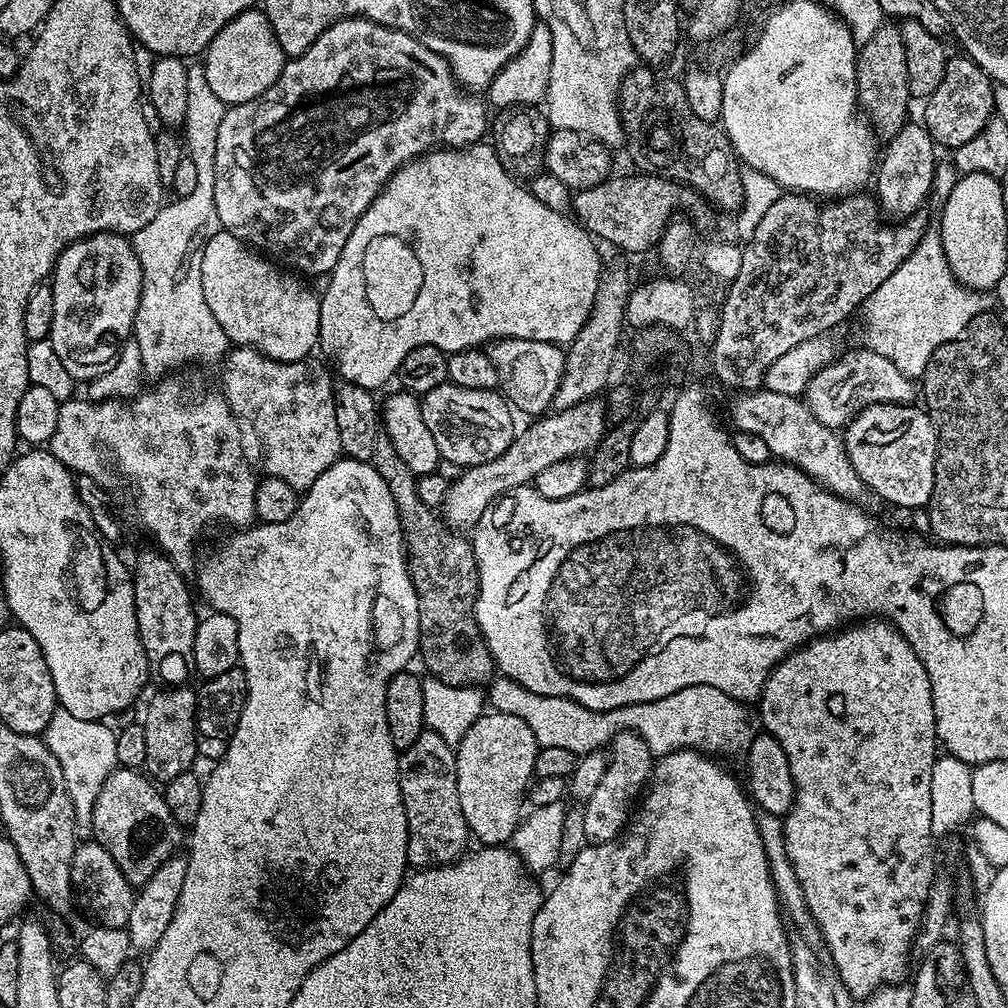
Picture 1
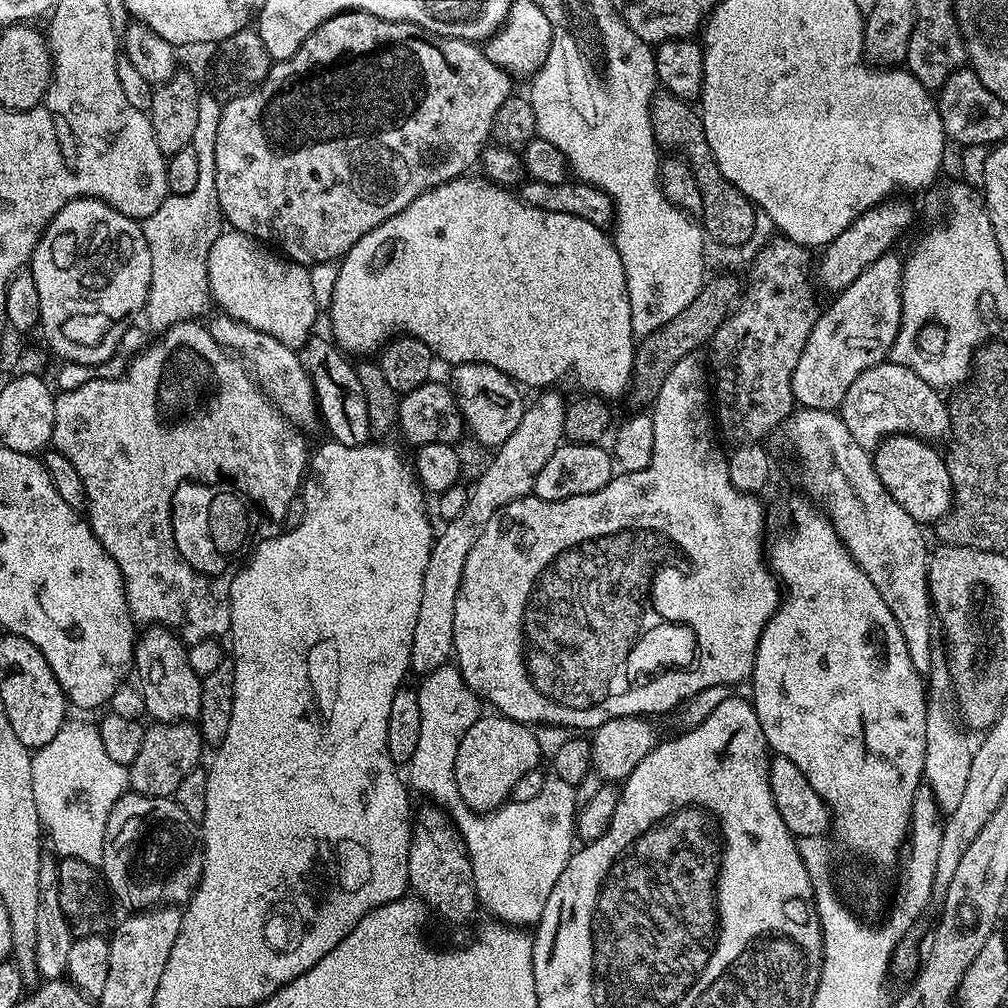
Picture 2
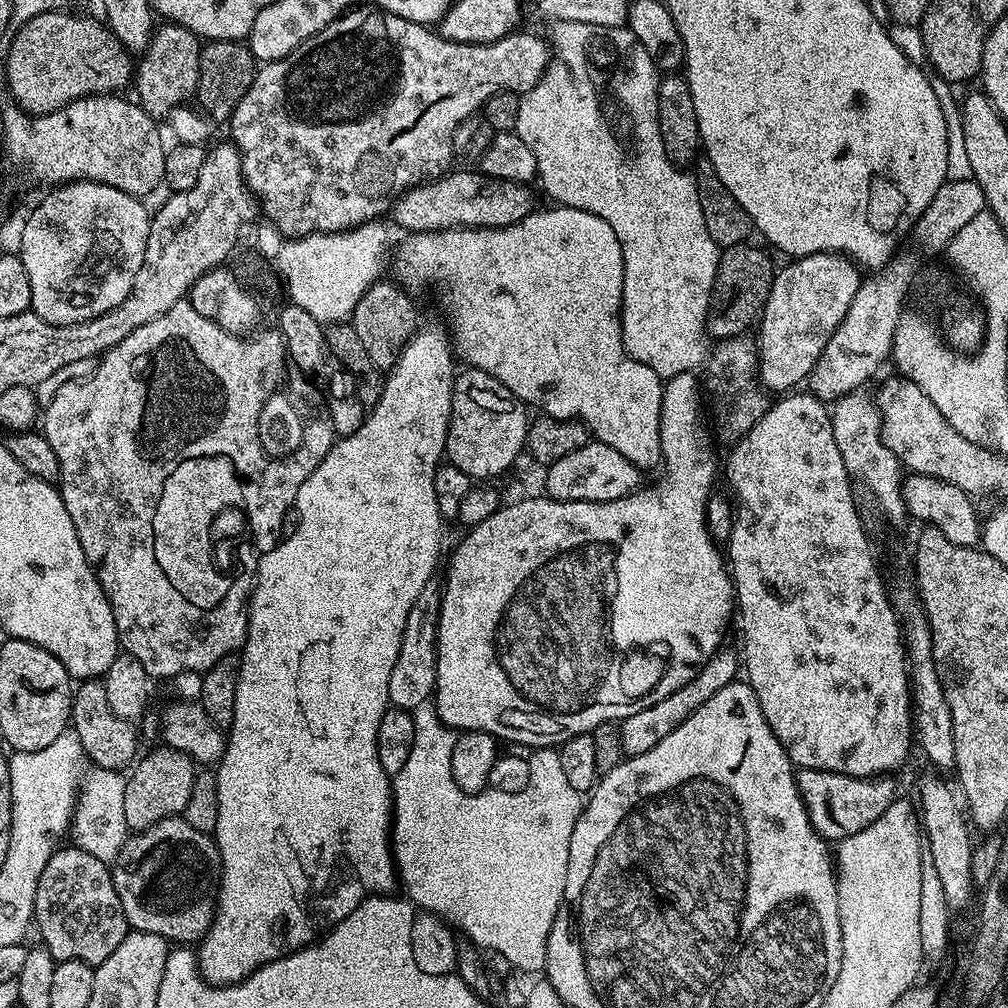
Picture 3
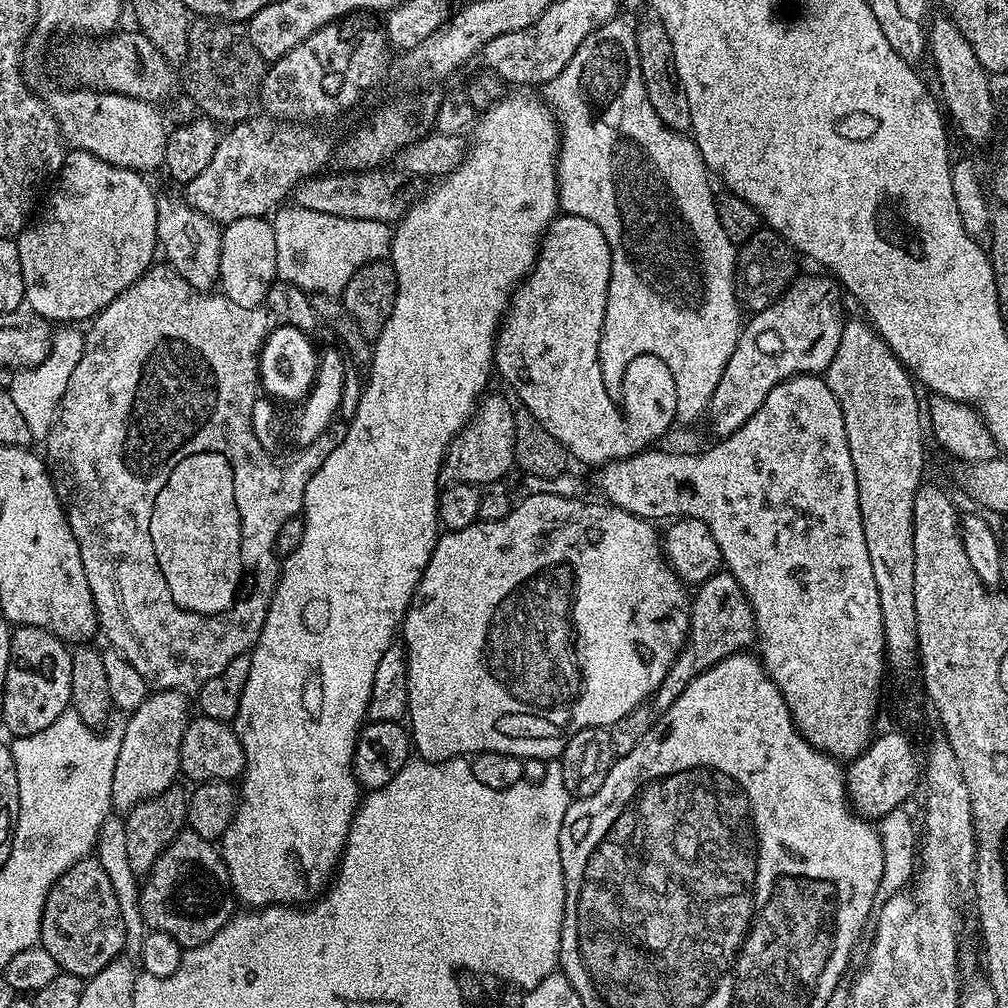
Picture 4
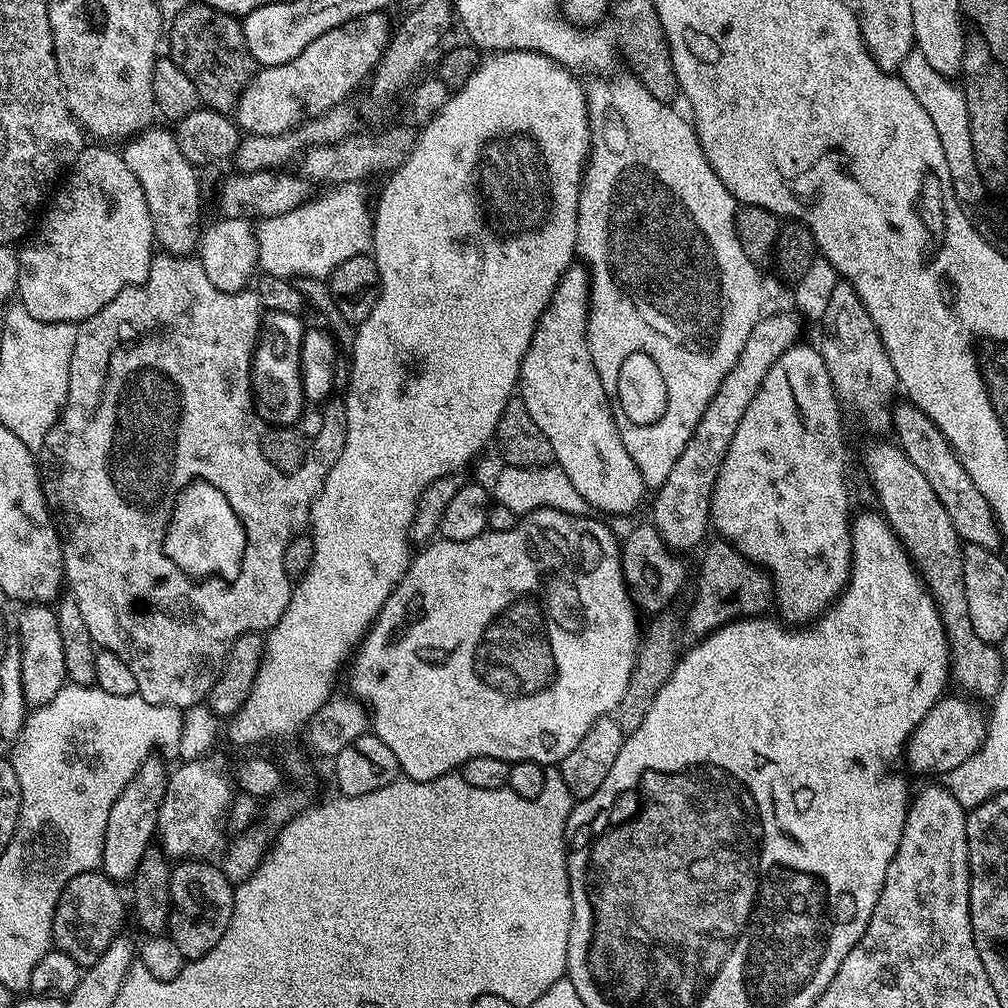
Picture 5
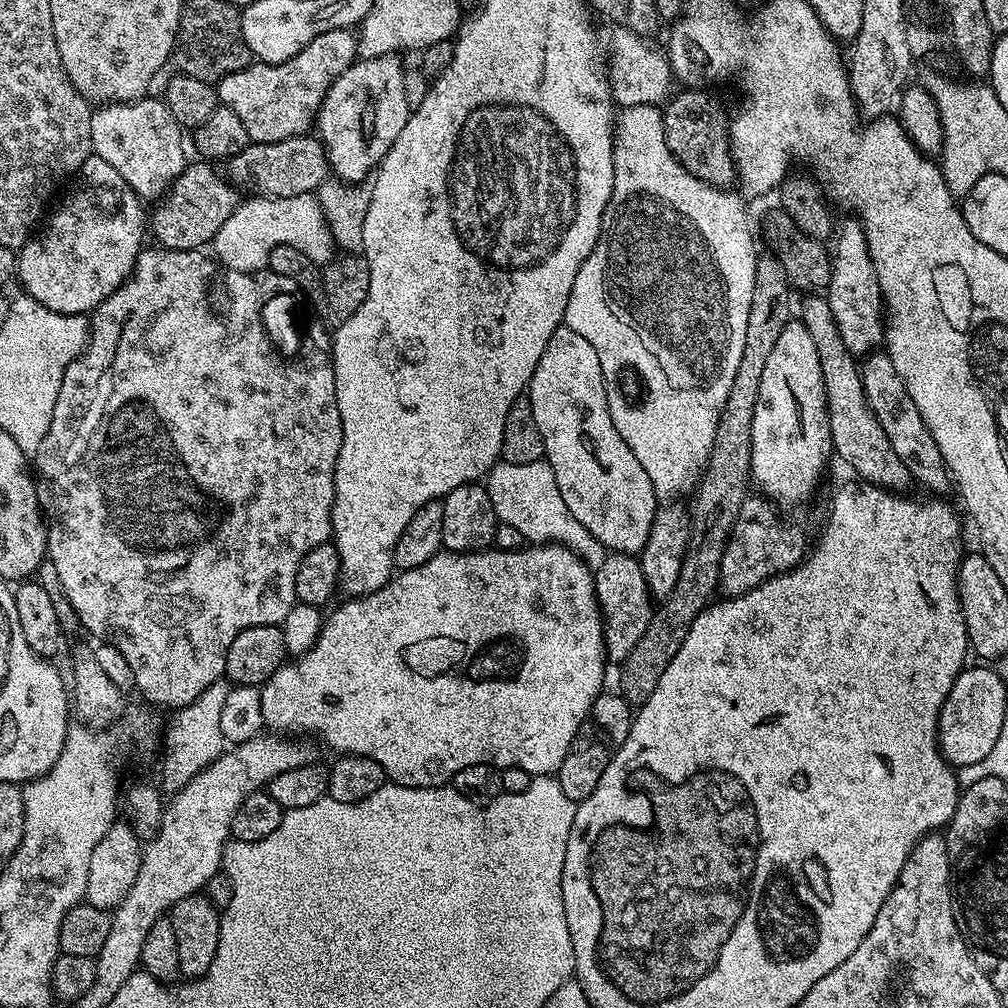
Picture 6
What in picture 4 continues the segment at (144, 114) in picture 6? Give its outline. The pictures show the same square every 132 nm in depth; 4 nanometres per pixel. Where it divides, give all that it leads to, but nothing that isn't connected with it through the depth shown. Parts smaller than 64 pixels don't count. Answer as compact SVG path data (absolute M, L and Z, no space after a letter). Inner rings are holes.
M161 195L156 201L156 239L162 249L163 259L190 286L199 292L212 292L220 283L219 254L221 225L206 214L194 210L187 199Z

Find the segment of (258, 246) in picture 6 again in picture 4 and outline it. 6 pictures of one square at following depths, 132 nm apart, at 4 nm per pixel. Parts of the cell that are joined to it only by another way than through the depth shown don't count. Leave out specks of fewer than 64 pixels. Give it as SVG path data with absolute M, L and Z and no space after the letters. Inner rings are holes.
M295 206L281 207L270 221L277 247L277 277L309 294L339 297L359 268L385 259L390 252L393 229L382 222L338 218Z

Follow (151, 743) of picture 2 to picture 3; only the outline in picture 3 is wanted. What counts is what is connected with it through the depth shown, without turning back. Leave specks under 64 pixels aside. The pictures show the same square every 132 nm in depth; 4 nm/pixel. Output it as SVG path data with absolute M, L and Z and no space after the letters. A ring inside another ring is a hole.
M159 747L153 752L145 751L131 769L132 777L129 775L125 779L123 813L126 826L133 833L144 832L150 826L154 826L154 822L180 816L186 802L190 802L190 790L194 790L198 771L194 761L174 748Z

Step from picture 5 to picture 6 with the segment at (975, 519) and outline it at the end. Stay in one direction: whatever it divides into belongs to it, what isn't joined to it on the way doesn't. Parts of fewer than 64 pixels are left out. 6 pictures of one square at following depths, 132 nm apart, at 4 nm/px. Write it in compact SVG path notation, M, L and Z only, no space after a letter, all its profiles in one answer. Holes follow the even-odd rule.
M878 350L866 363L862 368L866 398L870 402L870 410L874 410L878 418L878 426L882 426L890 446L894 446L894 454L902 458L906 470L910 470L917 485L921 484L932 492L946 491L948 484L950 488L948 467L944 465L944 459L934 442L932 432L926 426L926 422L922 422L922 414L918 414L918 406L914 406L914 398L906 394L906 386L902 386L902 378L898 378L894 362L888 357L887 351Z

